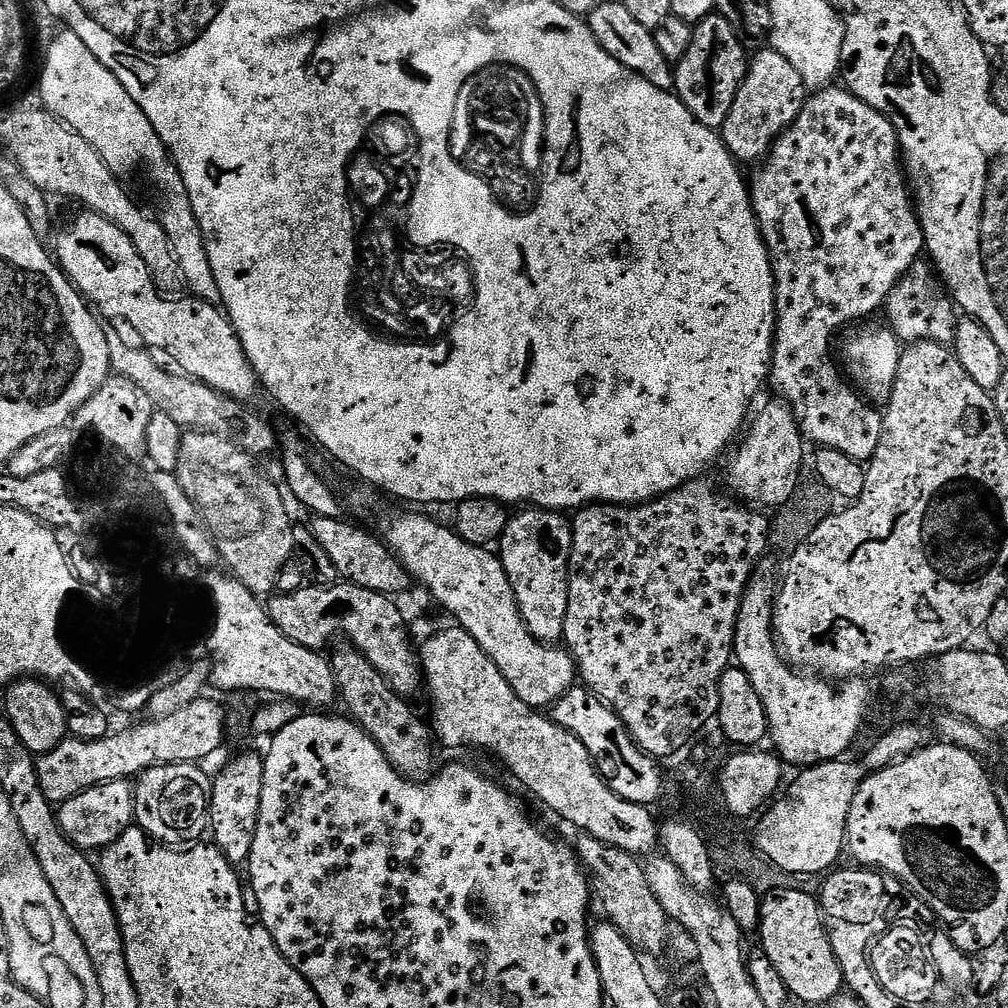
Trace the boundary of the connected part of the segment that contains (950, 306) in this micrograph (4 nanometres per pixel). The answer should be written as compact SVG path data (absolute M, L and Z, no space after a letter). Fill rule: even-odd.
M917 262L912 265L912 269L897 282L889 294L886 301L887 312L887 323L901 341L932 340L935 344L948 346L956 339L958 312L931 263Z

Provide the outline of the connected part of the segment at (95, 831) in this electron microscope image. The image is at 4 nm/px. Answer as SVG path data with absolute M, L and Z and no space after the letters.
M111 780L105 784L95 784L93 788L88 788L85 792L61 803L58 808L58 819L61 830L67 836L70 843L76 845L81 850L91 850L90 848L103 850L109 844L114 844L127 828L133 827L134 817L134 788L128 780Z

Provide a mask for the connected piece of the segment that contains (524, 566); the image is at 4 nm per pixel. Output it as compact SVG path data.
M532 508L531 510L520 510L517 512L520 513L518 513L517 516L515 513L515 515L509 519L504 535L501 536L498 541L498 555L504 564L504 569L508 575L508 581L516 595L516 601L520 607L520 617L524 619L524 624L530 630L532 637L540 641L542 644L552 646L557 642L563 641L564 623L568 617L568 563L570 562L570 554L572 553L572 526L567 515L558 512L550 512L543 508Z

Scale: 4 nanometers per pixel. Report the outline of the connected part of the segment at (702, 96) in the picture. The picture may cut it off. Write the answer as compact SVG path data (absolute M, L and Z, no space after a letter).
M718 14L699 20L692 29L690 50L674 66L674 92L680 101L694 114L702 126L713 130L723 129L726 118L734 106L740 84L746 78L750 63L750 52L747 52L745 41Z

